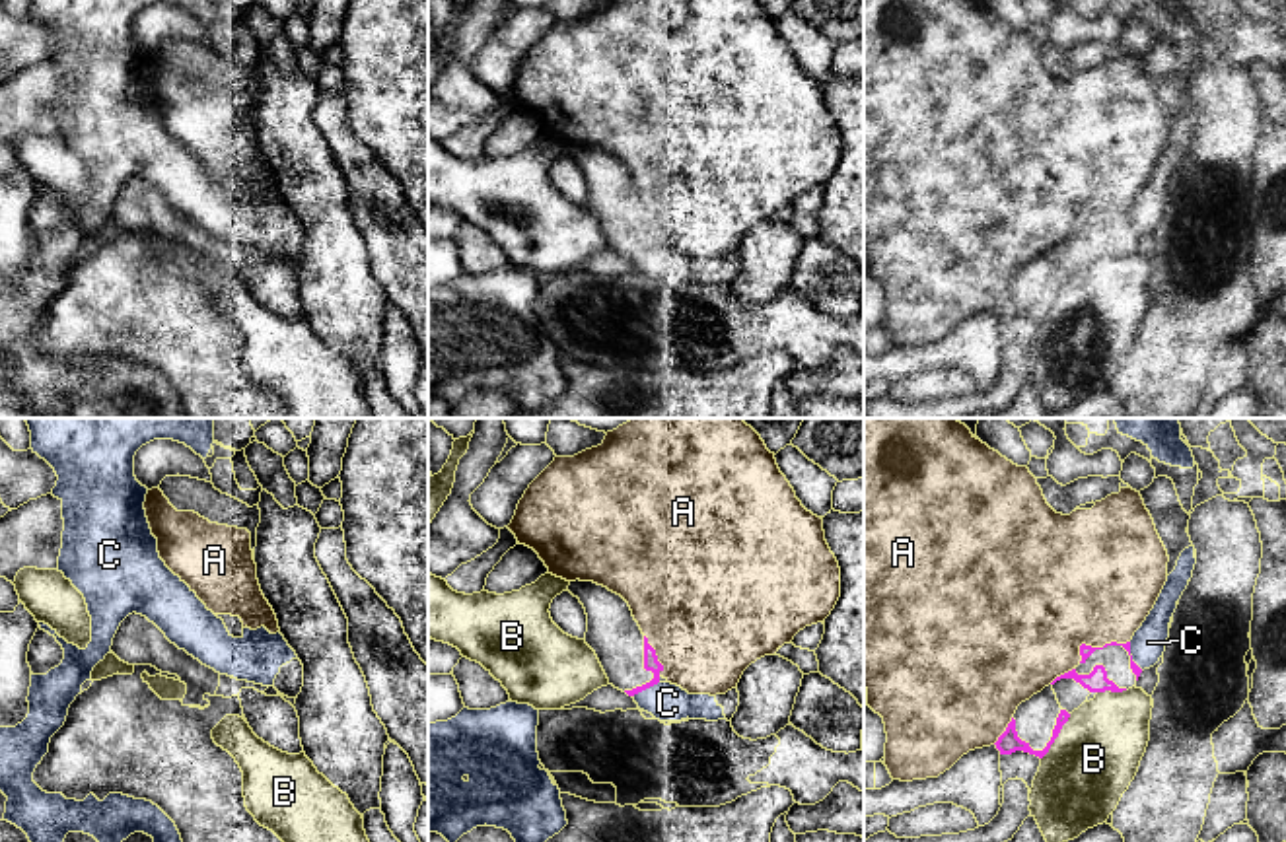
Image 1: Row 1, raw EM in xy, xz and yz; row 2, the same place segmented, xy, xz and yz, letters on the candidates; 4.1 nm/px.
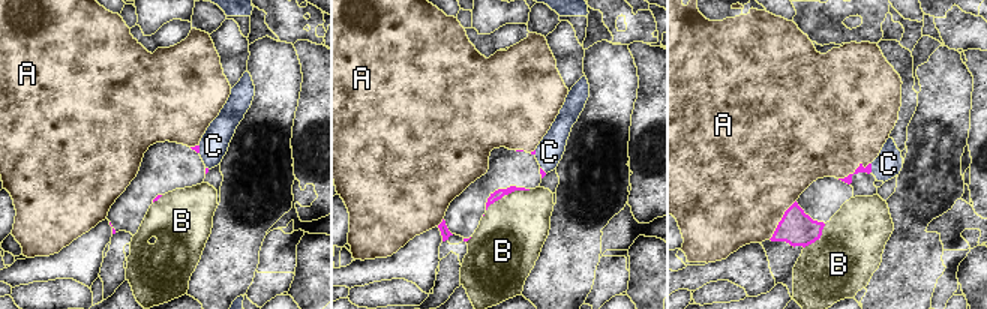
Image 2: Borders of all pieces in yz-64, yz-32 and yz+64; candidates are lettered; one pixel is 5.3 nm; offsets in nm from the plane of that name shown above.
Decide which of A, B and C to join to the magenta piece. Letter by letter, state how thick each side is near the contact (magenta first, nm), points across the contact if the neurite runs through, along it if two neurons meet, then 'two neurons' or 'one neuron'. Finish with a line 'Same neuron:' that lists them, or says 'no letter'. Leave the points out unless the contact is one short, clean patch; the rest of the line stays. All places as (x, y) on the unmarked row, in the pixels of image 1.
A: calibres 50 and 480 nm; two neurons
B: calibres 90 and 360 nm; two neurons
C: calibres 50 and 140 nm; one neuron
Same neuron: C

